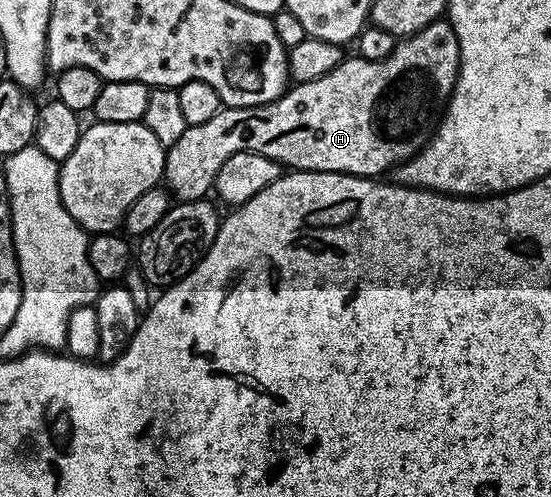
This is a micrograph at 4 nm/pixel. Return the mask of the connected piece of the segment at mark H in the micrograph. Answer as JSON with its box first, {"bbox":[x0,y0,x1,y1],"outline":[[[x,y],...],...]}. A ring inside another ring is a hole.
{"bbox":[164,20,460,202],"outline":[[[449,20],[433,21],[426,29],[422,29],[416,35],[399,40],[394,46],[392,55],[388,55],[384,59],[369,61],[357,55],[347,56],[340,66],[341,72],[346,72],[346,77],[320,75],[320,79],[299,81],[293,87],[287,88],[281,97],[277,97],[275,101],[270,101],[266,105],[240,107],[239,109],[223,107],[219,113],[212,115],[212,119],[208,119],[208,123],[187,125],[184,135],[180,135],[180,139],[176,139],[176,143],[168,146],[166,149],[166,172],[164,174],[165,188],[179,202],[203,200],[213,190],[214,180],[220,171],[220,167],[224,167],[224,163],[228,163],[228,159],[237,153],[259,153],[290,171],[301,171],[303,173],[347,173],[353,177],[381,178],[383,175],[386,175],[382,173],[388,172],[390,168],[391,172],[395,167],[401,165],[403,161],[409,161],[430,140],[438,122],[444,116],[444,110],[454,90],[454,84],[458,78],[459,59],[460,43],[456,39],[456,31],[450,26]]]}

